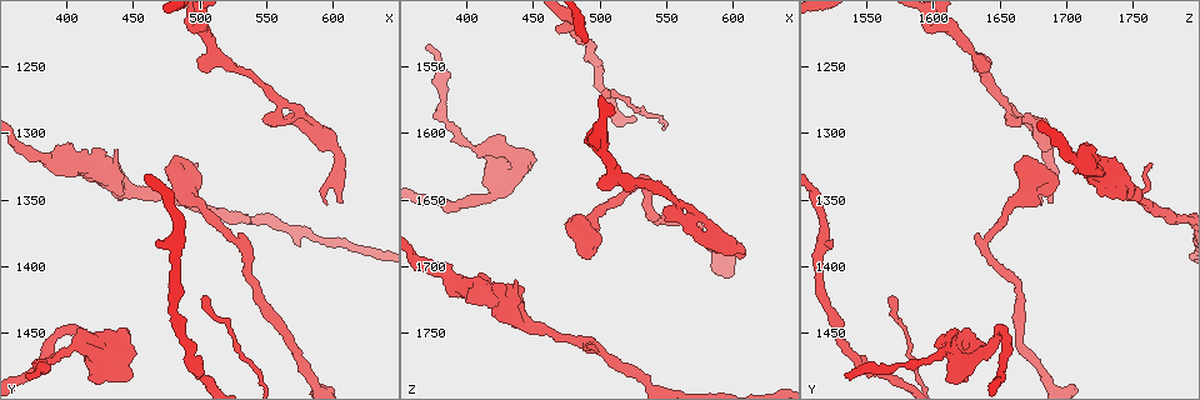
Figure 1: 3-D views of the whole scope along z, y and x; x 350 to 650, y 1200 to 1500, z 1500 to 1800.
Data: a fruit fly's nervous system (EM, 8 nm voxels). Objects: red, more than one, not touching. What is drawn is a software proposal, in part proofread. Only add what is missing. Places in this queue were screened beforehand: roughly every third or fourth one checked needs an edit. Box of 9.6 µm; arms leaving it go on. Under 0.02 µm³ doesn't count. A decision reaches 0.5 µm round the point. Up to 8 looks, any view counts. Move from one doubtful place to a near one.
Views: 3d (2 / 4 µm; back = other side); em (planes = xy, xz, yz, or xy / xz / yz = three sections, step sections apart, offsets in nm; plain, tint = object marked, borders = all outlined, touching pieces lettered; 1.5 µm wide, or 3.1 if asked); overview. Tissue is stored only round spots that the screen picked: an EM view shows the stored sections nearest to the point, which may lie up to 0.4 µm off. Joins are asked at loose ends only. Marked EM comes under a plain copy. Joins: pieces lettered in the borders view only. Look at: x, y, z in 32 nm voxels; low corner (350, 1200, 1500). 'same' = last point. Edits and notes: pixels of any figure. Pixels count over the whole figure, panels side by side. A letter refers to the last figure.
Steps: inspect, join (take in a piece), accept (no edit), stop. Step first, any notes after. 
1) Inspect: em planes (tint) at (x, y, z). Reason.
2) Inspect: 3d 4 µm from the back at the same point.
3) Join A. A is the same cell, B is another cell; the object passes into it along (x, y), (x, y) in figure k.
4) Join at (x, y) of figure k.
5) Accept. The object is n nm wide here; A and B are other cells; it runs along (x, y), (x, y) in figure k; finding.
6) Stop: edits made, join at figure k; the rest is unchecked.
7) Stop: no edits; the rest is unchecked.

Inspect: 3d 2 µm at (496, 1322, 1764). Branch stops here.

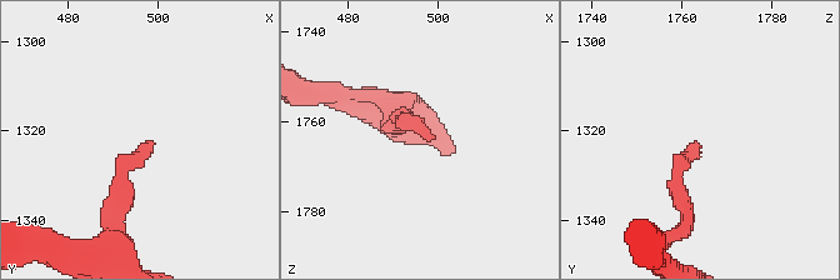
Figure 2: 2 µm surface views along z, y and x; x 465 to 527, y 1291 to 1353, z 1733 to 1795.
Inspect: em planes (tint) at (498, 1322, 1763).

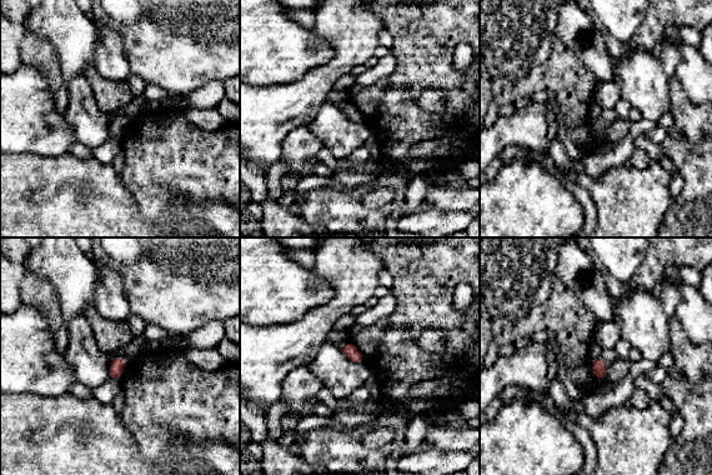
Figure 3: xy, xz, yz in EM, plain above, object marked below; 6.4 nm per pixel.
Inspect: em planes (borders) at the same point.

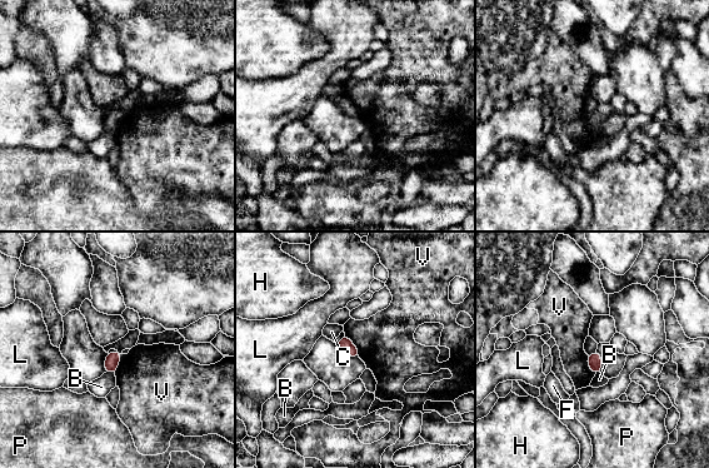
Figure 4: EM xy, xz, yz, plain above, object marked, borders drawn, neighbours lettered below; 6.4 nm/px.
Accept. B, C, F, H, L, P and V are other cells; a border runs along (345, 334), (357, 348), (359, 356) in figure 4; no lettered piece goes on from it.

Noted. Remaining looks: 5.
Inspect: em planes (borders) at (608, 1352, 1688). Free end.

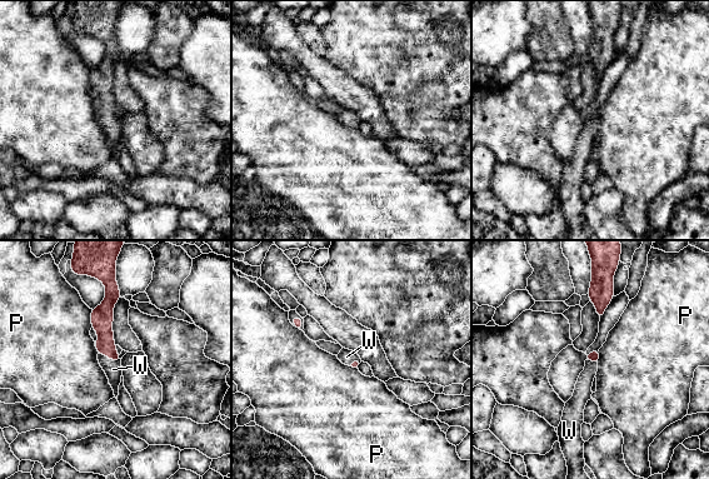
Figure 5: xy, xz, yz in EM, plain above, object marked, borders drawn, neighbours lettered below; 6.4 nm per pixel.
Join W. The longest contact is with W, 160 nm; W is the same cell, P is another cell; it goes on there.

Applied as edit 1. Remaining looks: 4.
Inspect: em planes (borders) at (374, 1482, 1534). Free end.

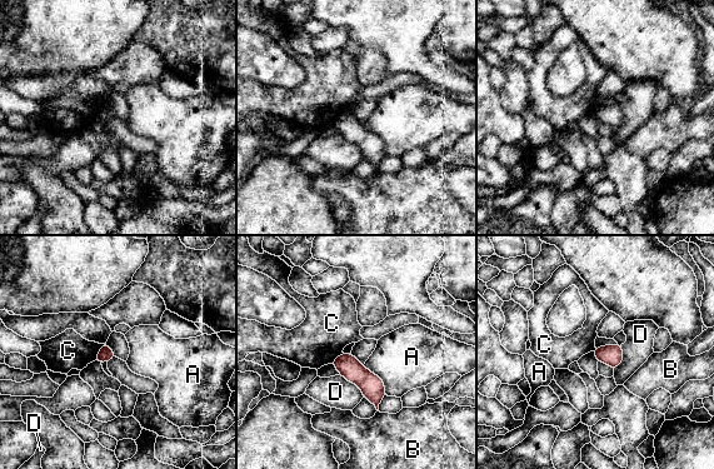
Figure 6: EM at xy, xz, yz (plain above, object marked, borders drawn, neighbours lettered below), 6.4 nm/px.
Accept. The object is 100 nm wide here; A, B, C and D are other cells; none of them fits.

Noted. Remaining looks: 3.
Stop: edits made, join at figure 5; the rest is unchecked.

